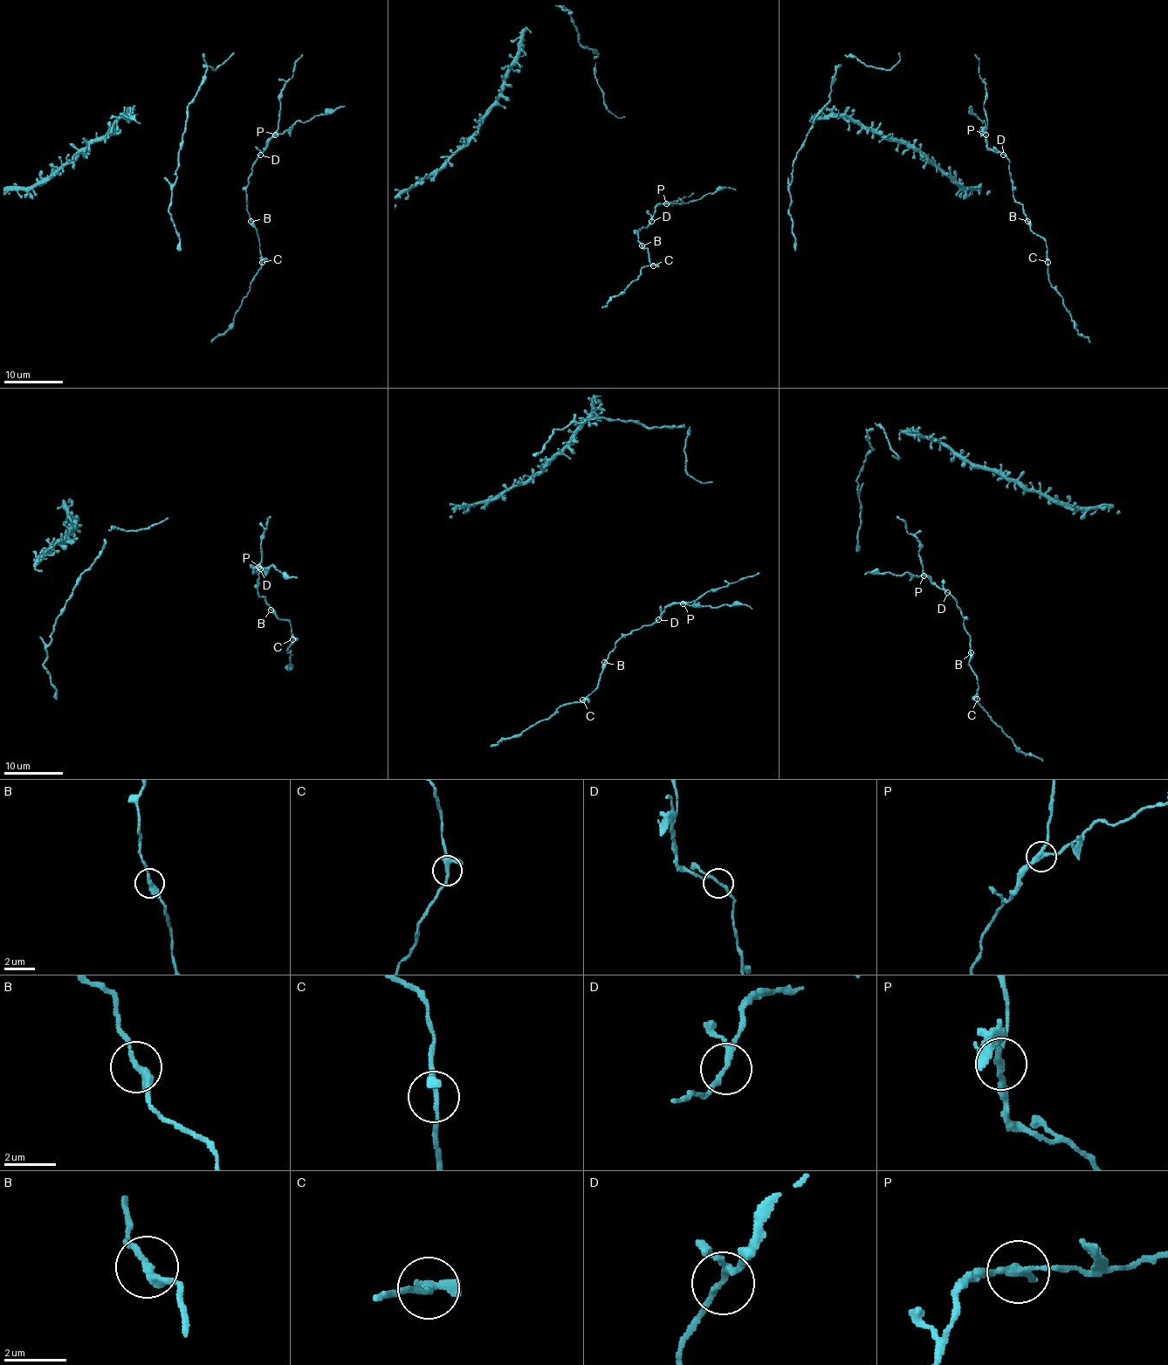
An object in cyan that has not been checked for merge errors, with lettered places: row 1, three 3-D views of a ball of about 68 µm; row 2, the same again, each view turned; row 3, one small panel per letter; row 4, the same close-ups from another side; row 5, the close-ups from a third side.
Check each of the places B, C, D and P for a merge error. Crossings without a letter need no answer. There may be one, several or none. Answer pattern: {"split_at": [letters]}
{"split_at": ["P"]}

